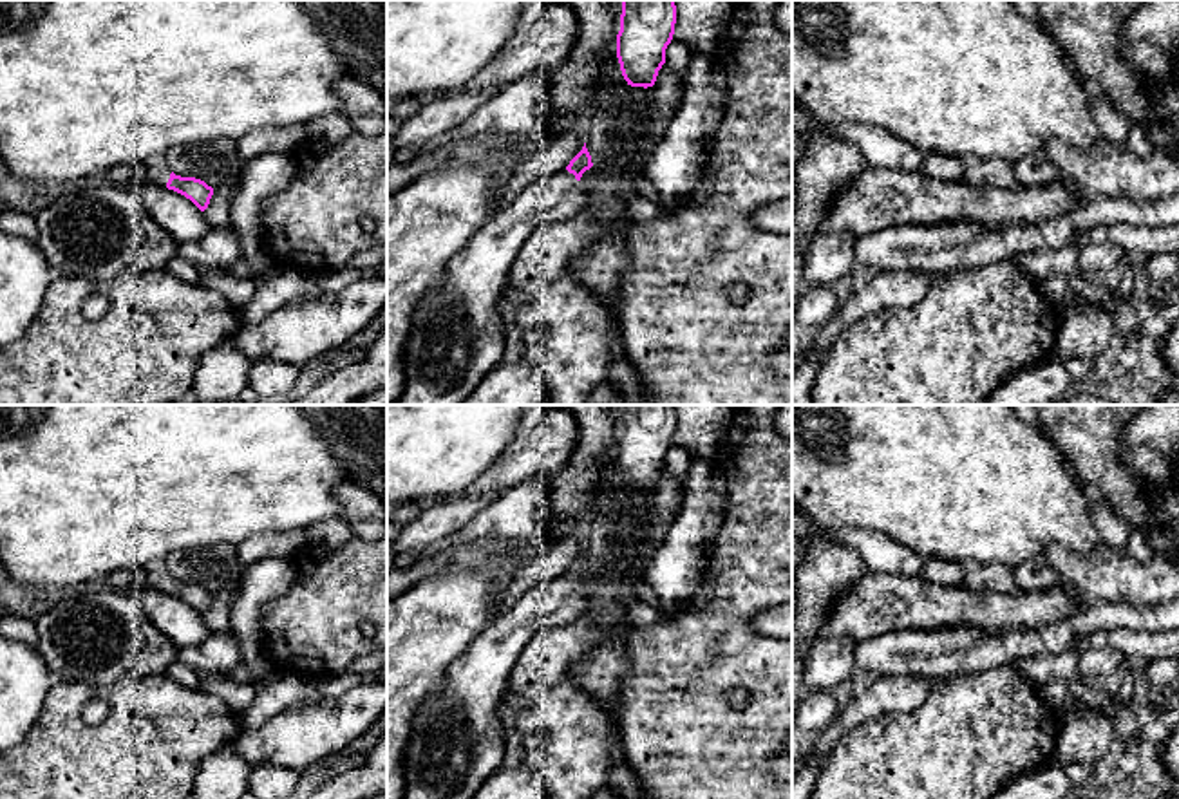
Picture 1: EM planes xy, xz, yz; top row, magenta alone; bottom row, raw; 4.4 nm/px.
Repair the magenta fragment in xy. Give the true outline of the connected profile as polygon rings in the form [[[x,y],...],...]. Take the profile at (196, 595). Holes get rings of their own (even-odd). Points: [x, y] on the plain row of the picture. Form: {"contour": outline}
{"contour": [[[163,562],[150,564],[137,573],[137,591],[161,589],[190,604],[201,616],[204,616],[213,600],[213,593],[195,582],[175,580]]]}

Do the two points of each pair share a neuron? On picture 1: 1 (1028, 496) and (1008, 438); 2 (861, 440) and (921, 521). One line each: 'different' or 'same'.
1: same
2: same

